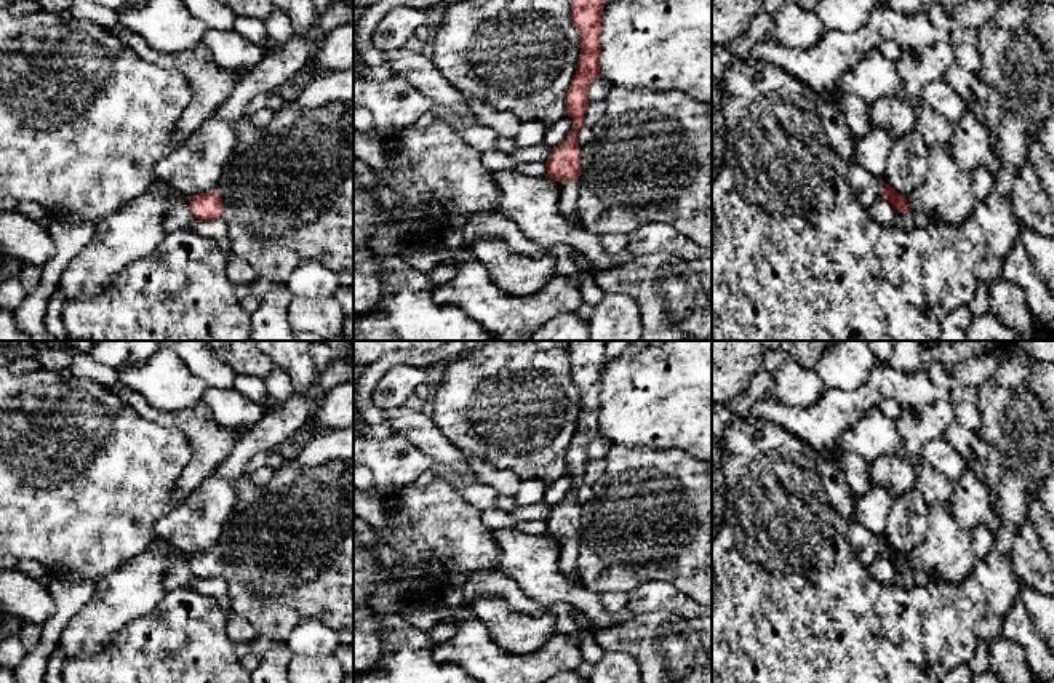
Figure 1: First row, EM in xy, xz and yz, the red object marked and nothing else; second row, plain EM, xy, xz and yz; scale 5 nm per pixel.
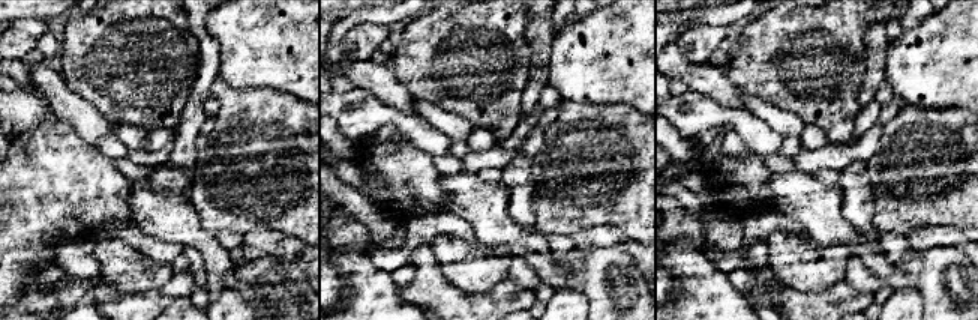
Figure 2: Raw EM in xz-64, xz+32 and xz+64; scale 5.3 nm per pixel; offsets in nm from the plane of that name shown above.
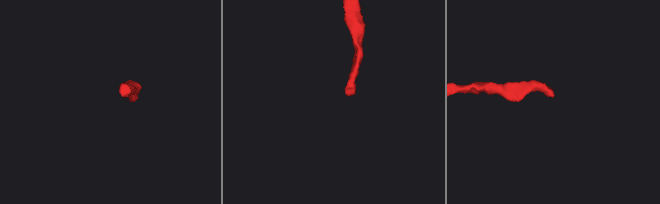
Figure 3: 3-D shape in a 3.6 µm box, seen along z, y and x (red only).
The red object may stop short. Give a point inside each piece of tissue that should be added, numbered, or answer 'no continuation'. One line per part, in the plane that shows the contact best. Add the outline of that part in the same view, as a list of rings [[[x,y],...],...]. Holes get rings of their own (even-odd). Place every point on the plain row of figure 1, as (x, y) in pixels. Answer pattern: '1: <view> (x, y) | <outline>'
1: xz (570, 547) | [[[579,537],[560,541],[561,571],[571,576],[573,579],[579,579],[577,557],[579,557]]]

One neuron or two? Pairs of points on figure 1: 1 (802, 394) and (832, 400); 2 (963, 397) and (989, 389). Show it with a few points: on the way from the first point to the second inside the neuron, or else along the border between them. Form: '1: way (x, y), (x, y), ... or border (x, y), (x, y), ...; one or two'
1: border (827, 386), (819, 397), (805, 407), (782, 405); two
2: border (974, 387), (981, 415), (981, 427), (978, 431); two

